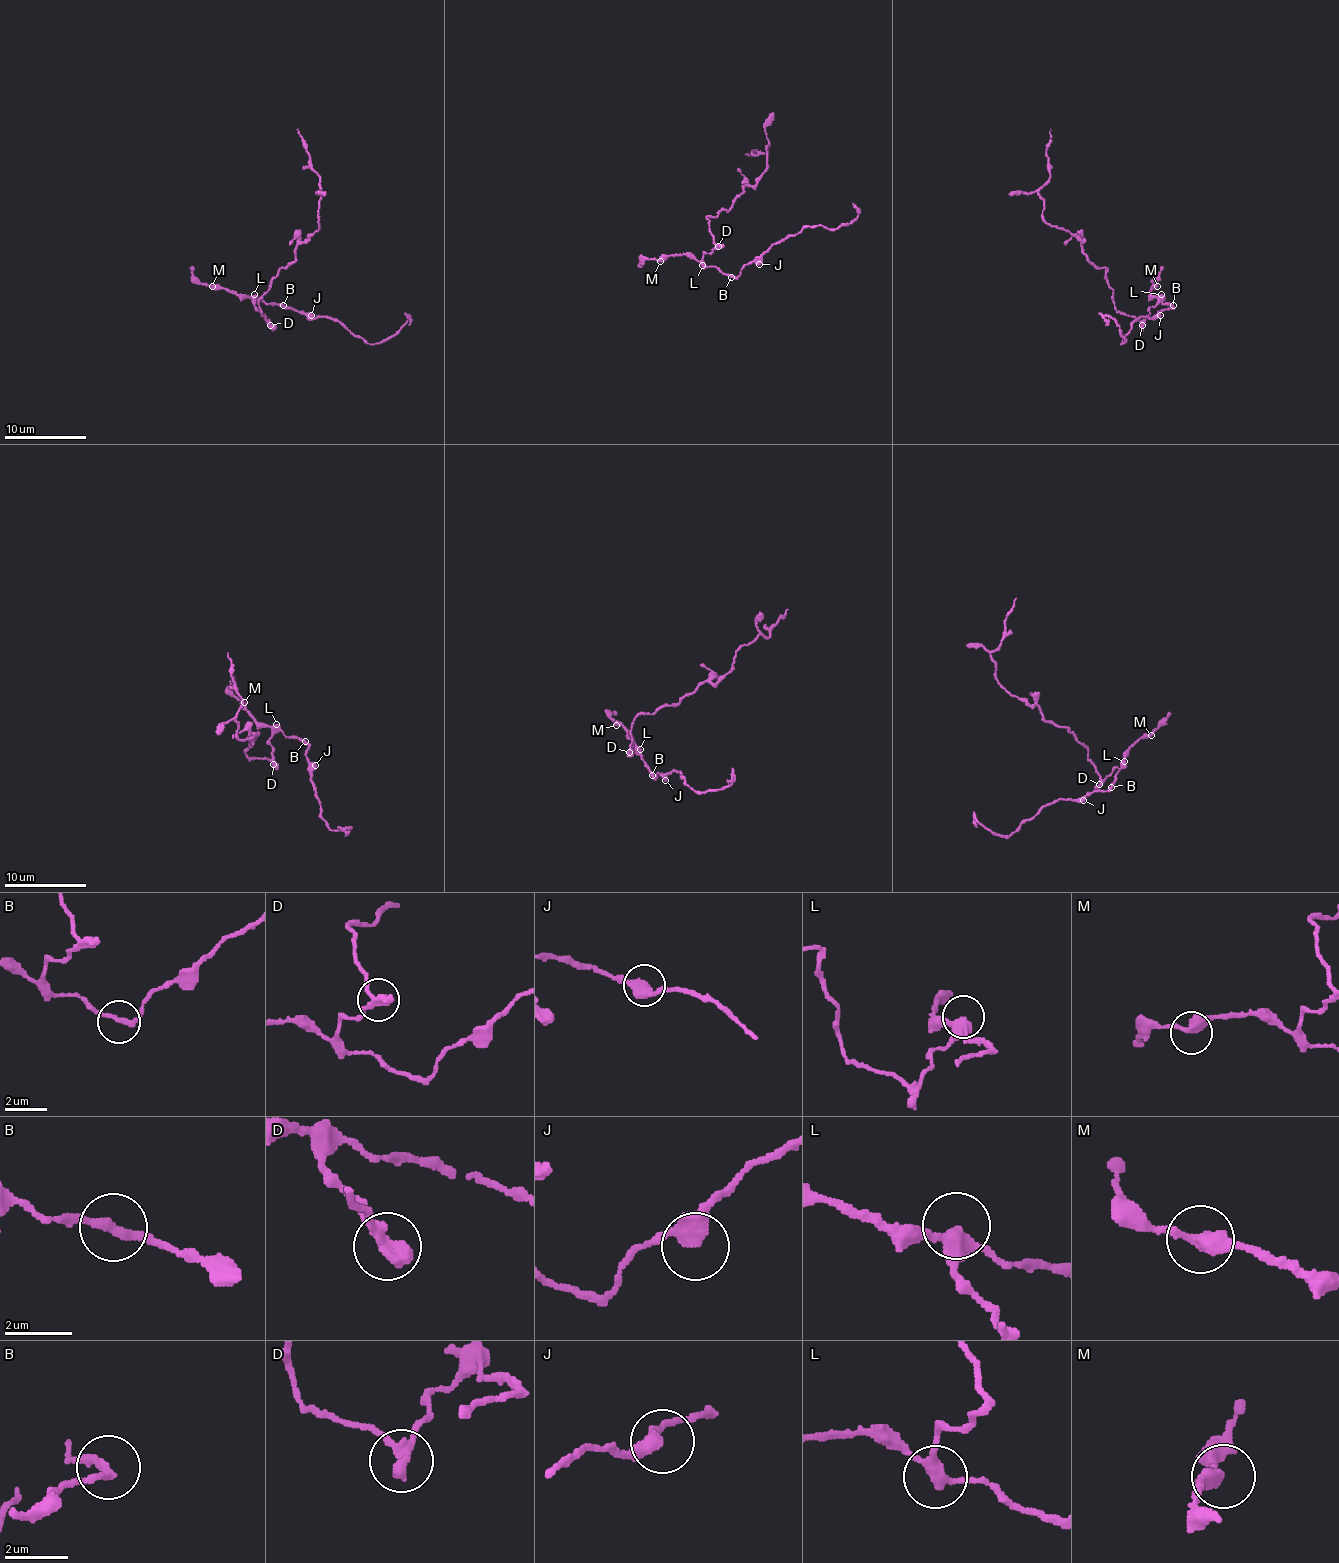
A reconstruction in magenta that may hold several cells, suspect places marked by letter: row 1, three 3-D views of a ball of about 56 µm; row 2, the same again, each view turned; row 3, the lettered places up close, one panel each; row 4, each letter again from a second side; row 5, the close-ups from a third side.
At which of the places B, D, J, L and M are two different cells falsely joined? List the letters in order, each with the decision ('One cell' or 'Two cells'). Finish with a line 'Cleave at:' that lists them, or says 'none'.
B: One cell
D: Two cells
J: One cell
L: One cell
M: One cell
Cleave at: D

